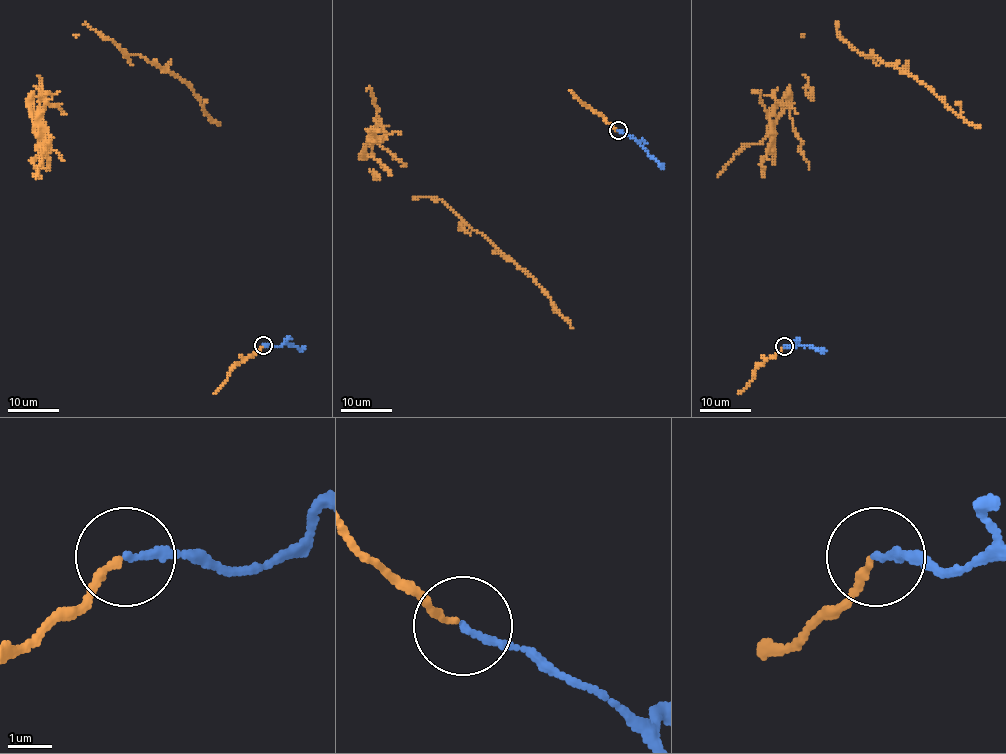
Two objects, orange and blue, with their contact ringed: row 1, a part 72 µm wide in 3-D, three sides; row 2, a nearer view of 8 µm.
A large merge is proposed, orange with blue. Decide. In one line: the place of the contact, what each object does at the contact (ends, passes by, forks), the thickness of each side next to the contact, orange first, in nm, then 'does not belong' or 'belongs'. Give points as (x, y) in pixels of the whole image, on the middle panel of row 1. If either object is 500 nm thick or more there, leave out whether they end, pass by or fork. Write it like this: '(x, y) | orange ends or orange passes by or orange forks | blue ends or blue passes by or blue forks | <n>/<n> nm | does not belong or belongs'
(618, 130) | orange ends | blue ends | 160/160 nm | does not belong

